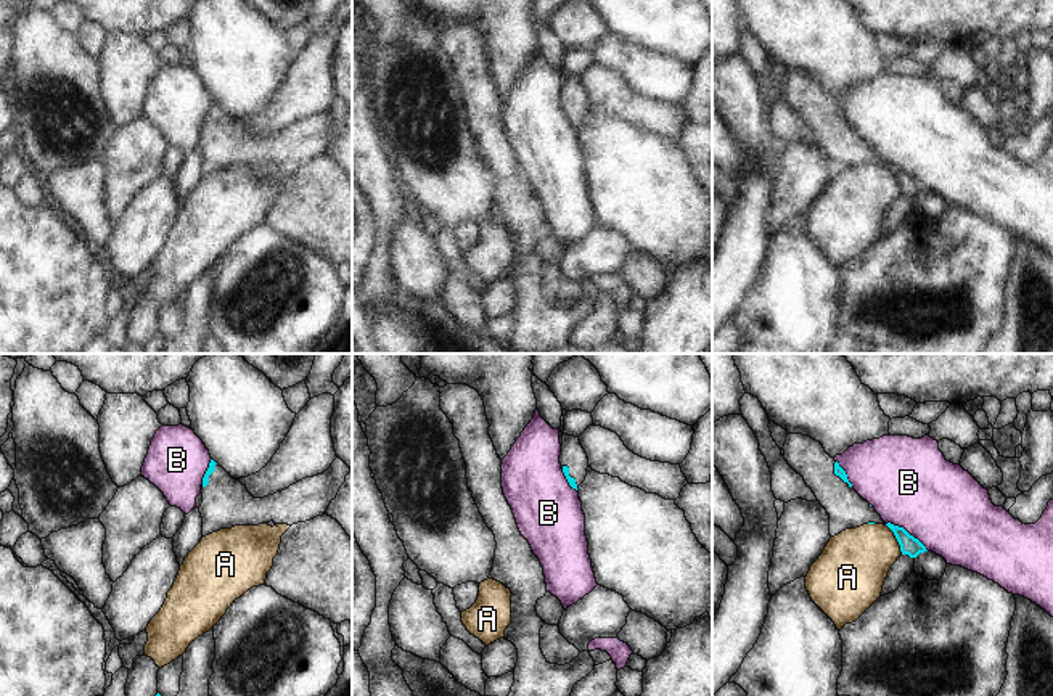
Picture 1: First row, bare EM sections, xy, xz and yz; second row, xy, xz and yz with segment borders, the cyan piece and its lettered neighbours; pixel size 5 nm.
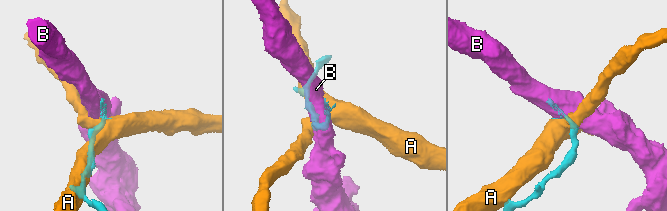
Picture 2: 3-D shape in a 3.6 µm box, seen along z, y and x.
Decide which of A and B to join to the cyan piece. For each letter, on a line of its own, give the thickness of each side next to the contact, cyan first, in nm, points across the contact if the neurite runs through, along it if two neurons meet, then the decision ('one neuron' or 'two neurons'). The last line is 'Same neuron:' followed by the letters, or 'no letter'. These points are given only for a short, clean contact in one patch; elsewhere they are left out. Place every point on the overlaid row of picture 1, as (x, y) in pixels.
A: 100 nm thick on the cyan side, 340 nm on the other; border along yz (886, 524), (902, 553); two neurons
B: 100 nm thick on the cyan side, 440 nm on the other; two neurons
Same neuron: no letter

